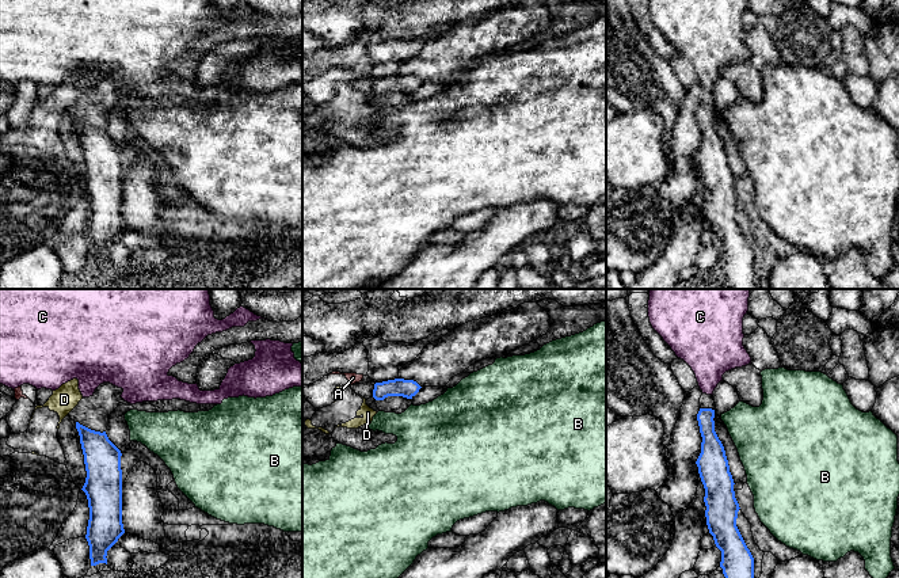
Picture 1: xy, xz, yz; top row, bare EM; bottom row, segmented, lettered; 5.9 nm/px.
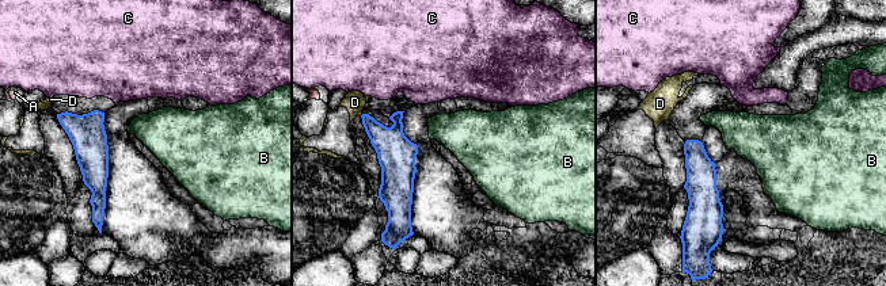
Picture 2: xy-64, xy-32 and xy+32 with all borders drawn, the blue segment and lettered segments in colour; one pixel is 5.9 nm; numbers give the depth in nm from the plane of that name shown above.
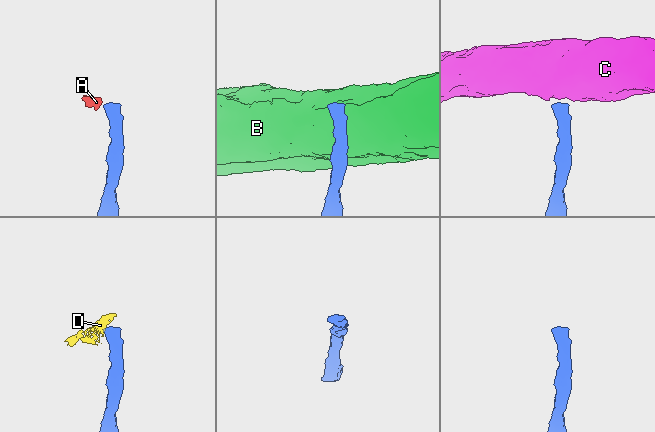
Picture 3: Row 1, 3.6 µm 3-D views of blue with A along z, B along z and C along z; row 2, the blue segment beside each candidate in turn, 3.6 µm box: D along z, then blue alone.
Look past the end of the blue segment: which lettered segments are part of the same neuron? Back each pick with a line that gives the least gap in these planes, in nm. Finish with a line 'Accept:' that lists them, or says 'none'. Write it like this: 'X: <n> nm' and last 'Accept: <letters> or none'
C: 90 nm
Accept: C

